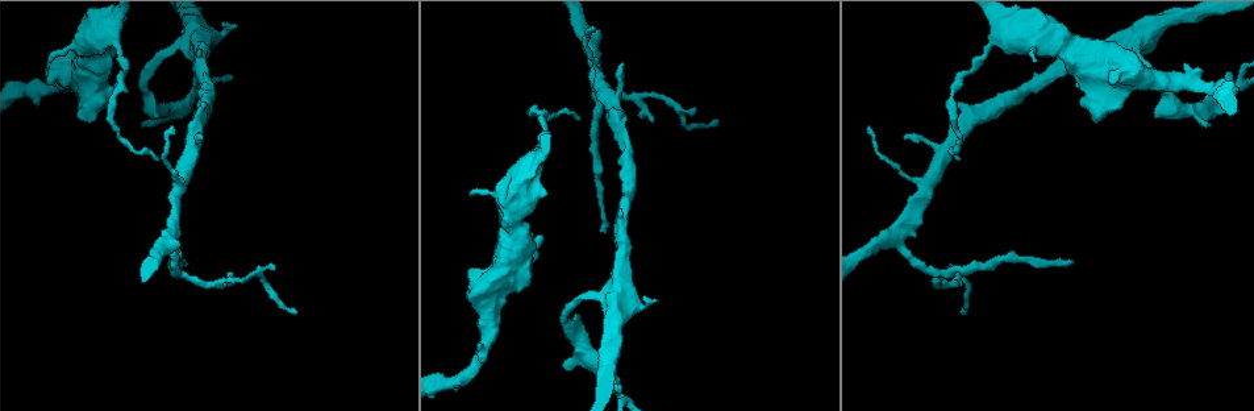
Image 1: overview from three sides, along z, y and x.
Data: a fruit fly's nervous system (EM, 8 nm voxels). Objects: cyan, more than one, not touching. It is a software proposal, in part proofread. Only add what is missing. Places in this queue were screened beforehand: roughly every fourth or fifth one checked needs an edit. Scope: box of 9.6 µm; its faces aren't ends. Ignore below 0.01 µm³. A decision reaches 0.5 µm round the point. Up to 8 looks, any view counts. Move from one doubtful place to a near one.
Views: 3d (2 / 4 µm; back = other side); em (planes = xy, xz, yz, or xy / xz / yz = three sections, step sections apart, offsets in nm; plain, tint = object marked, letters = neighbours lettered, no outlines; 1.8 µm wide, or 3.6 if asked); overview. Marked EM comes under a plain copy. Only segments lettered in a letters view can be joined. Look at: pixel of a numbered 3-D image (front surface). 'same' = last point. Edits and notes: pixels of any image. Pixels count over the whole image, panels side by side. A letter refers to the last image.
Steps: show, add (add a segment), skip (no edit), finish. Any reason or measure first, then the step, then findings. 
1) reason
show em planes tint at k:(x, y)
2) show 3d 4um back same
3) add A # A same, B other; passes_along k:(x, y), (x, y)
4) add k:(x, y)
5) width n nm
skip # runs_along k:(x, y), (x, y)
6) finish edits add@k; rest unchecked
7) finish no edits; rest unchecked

free end
show em planes letters at 1:(1074, 263)

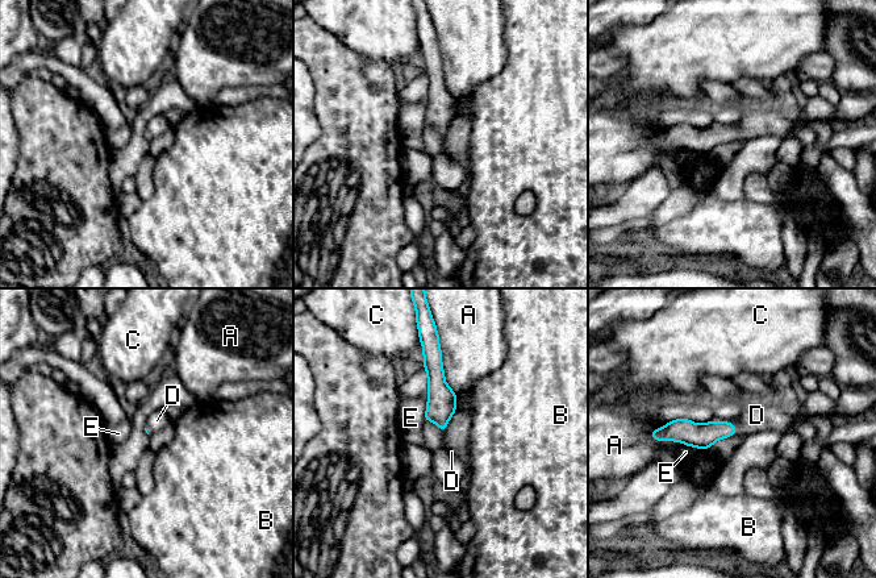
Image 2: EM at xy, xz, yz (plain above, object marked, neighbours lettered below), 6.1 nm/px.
add D # A other, B other, C other, D same, E other; passes_along 2:(703, 436), (734, 427), (756, 415); it goes on there

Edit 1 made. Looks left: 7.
redraw
show overview

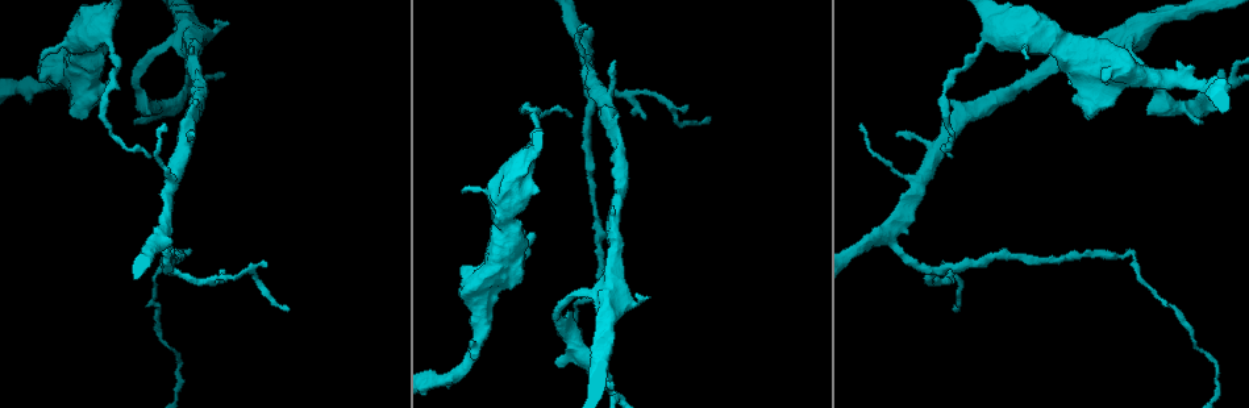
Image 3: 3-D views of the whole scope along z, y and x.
branch stops here
show 3d 2um at 3:(195, 137)

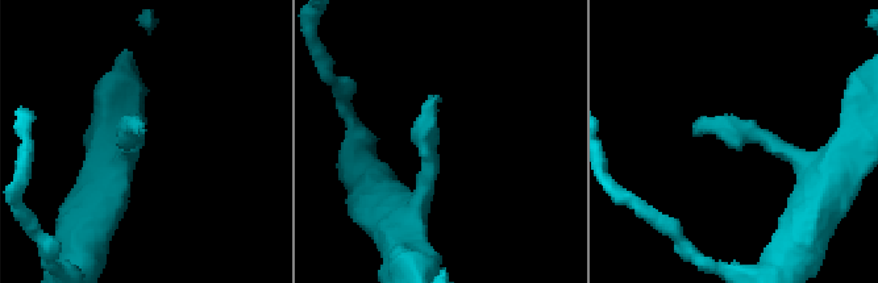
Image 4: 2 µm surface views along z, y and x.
now the EM
show em planes letters at 4:(141, 131)

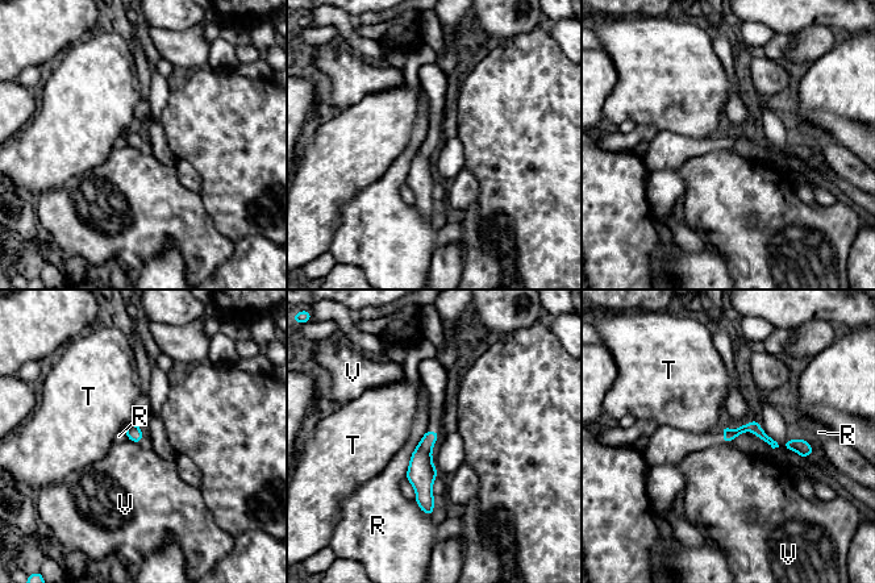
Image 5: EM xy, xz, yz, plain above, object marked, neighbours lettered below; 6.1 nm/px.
skip # R other, T other, V other; border 5:(129, 438), (138, 444); none of them fits

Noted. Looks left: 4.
branch stops here
show 3d 4um at 3:(647, 118)

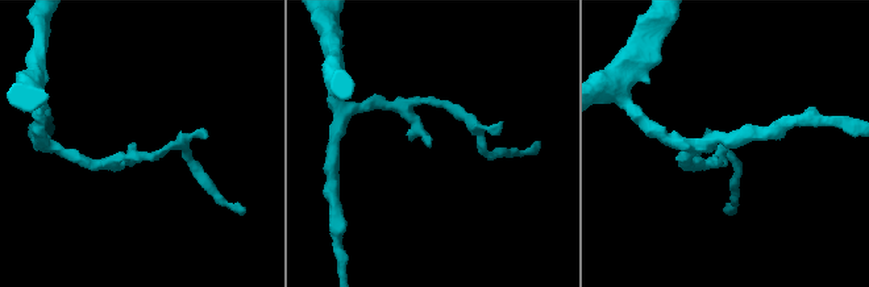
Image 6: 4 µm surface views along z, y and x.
show em 3.6um xz step 16 letters at 6:(430, 143)

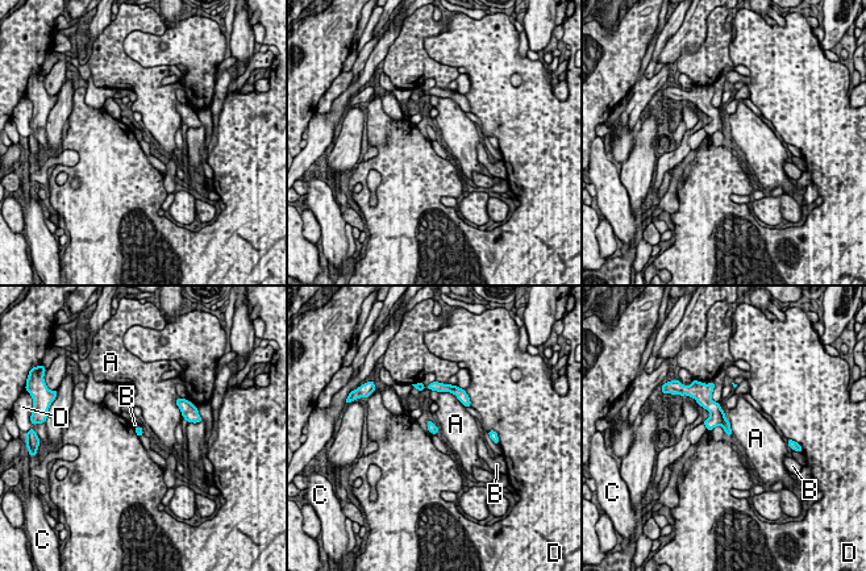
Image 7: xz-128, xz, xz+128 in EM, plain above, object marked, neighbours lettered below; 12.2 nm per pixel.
cut it another way
show em 3.6um planes letters same

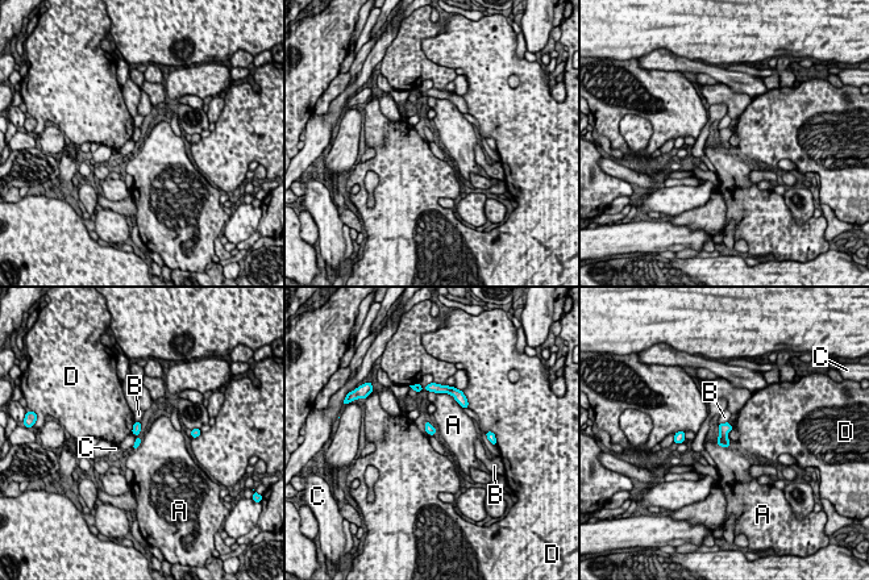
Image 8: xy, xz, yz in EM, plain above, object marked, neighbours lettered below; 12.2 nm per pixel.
width 100 nm
skip # A other, B other, C other, D other; border 8:(134, 422), (132, 433); none of them fits

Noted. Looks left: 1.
finish edits add@2; rest unchecked

